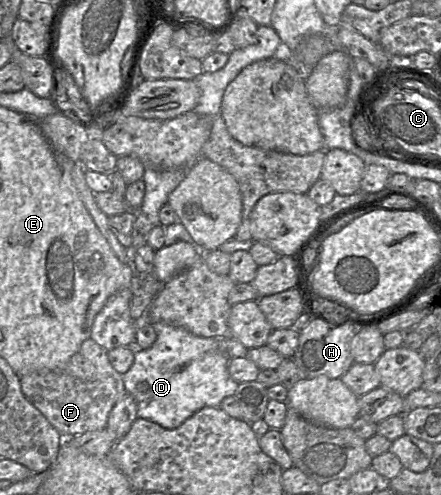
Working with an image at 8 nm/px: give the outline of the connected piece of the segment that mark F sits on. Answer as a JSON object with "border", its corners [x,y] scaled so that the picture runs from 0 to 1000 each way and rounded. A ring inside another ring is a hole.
{"border":[[[202,683],[152,731],[45,762],[52,798],[145,887],[236,867],[256,820],[286,796],[277,758],[249,735],[243,711]]]}

